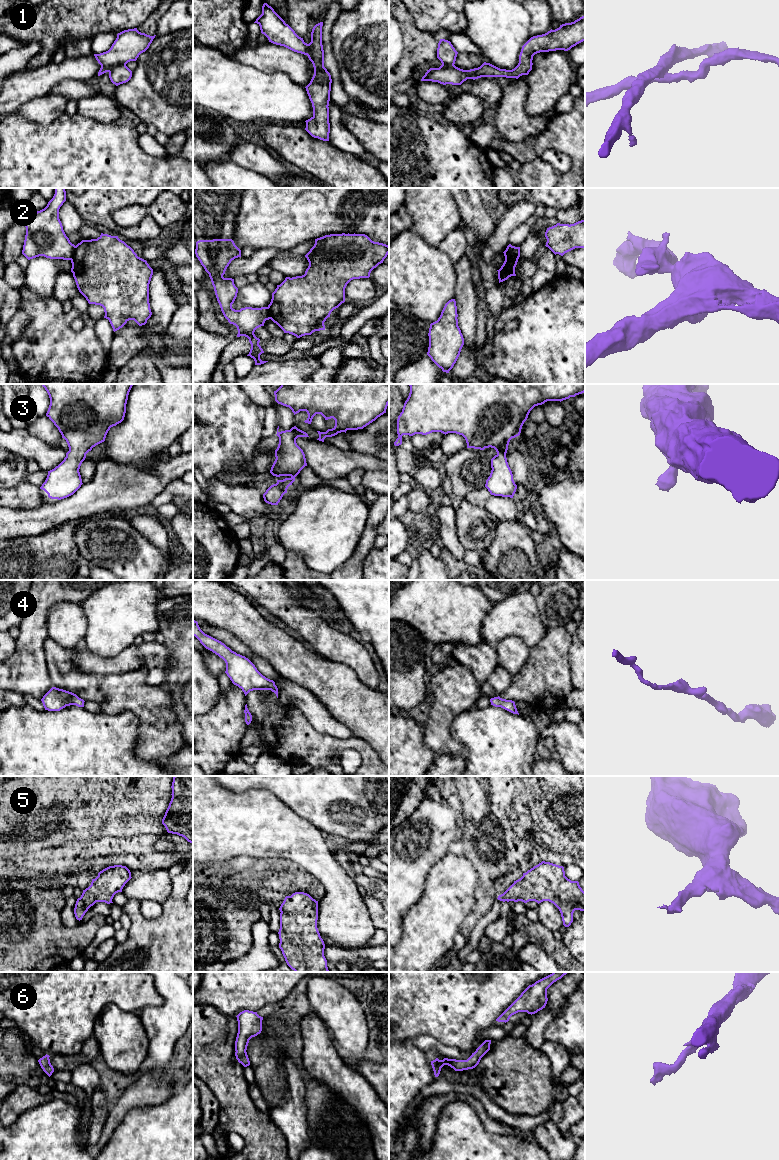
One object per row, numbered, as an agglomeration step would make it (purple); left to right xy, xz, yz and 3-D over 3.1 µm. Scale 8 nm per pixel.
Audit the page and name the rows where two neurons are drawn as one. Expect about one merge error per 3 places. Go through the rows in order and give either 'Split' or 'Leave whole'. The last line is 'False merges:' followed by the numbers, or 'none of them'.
1: Split
2: Split
3: Leave whole
4: Leave whole
5: Leave whole
6: Leave whole
False merges: 1, 2

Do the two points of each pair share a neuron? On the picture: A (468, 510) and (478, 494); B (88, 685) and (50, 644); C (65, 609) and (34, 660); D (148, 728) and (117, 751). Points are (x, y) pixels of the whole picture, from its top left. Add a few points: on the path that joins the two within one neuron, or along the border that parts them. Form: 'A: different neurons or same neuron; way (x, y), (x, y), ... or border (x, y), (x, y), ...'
A: different neurons; border (465, 498), (473, 504), (484, 507)
B: same neuron; way (76, 681), (59, 664), (56, 656)
C: different neurons; border (47, 612), (47, 634), (49, 636)
D: different neurons; border (132, 713), (139, 721), (135, 754), (143, 759)

